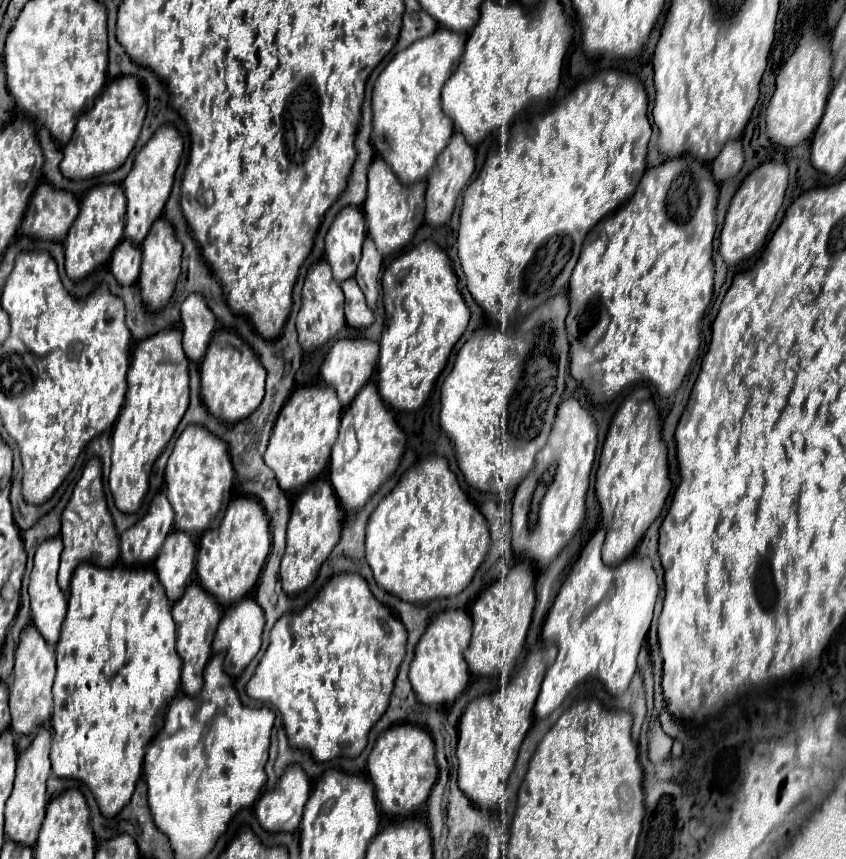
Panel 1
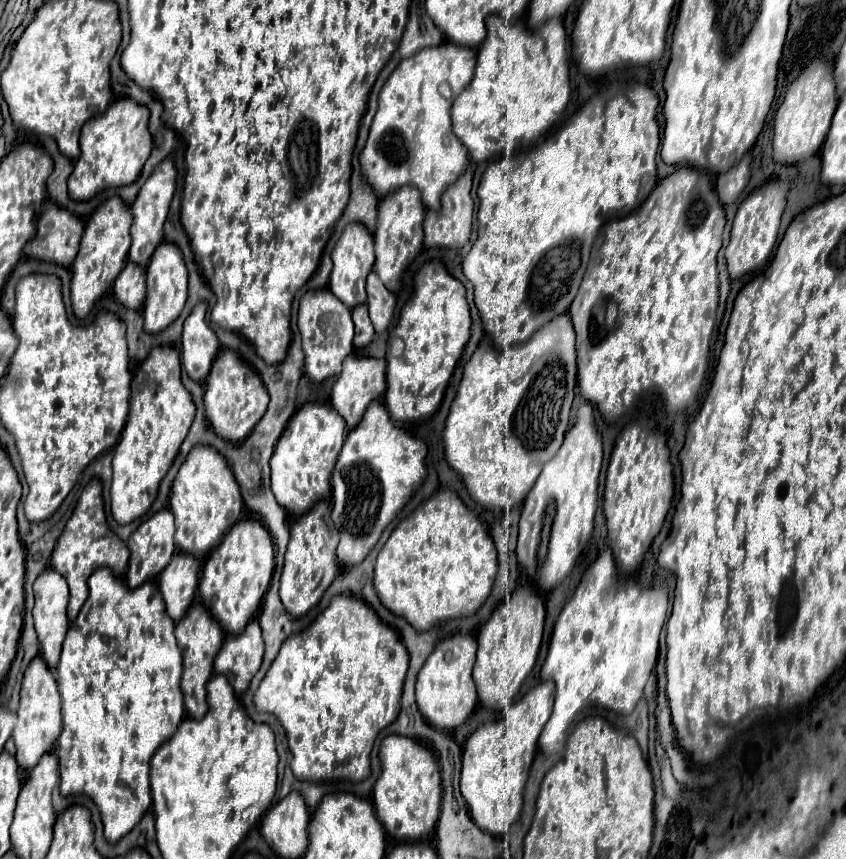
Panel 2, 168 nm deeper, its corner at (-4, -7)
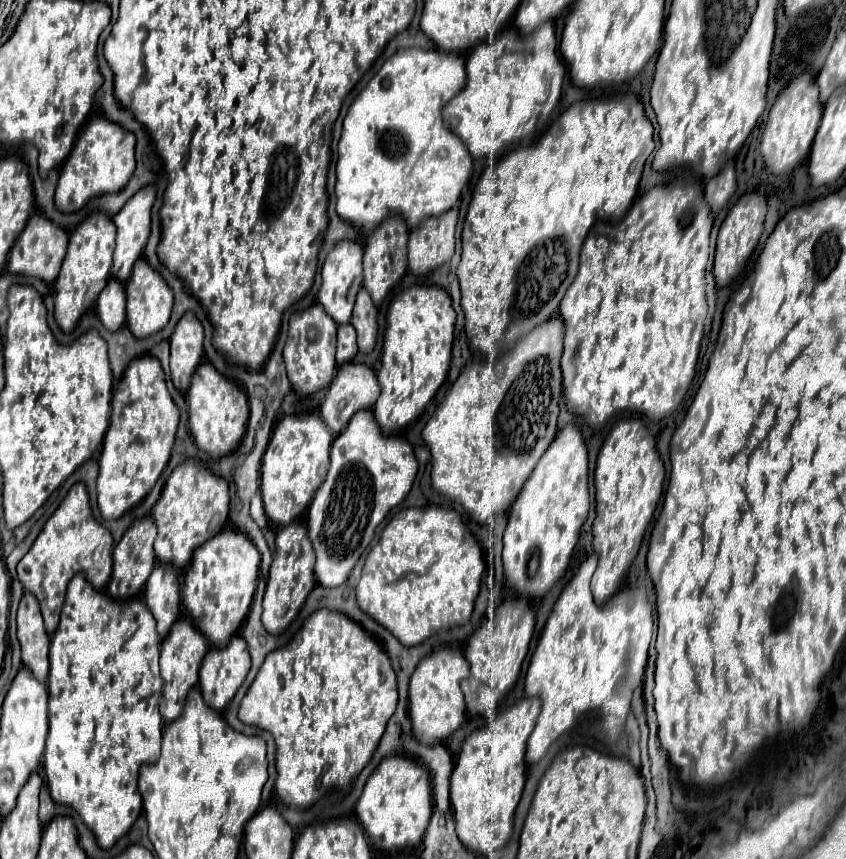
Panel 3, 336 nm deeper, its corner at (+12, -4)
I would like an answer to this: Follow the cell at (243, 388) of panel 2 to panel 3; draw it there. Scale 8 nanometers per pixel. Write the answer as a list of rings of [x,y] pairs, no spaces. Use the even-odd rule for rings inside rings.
[[[202,362],[192,376],[186,400],[190,412],[190,432],[194,436],[196,446],[212,458],[220,458],[234,452],[246,432],[248,422],[248,398],[244,390],[232,380],[224,378],[210,362]]]

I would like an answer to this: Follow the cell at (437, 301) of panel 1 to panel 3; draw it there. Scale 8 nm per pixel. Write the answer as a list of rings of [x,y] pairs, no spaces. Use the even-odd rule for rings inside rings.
[[[412,286],[392,302],[386,316],[382,354],[374,366],[382,388],[374,404],[374,418],[384,434],[416,420],[444,382],[452,356],[454,324],[456,312],[444,288]]]

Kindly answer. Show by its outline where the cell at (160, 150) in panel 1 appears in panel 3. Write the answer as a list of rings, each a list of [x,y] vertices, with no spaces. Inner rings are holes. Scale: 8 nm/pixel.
[[[152,184],[138,190],[124,208],[114,216],[114,224],[118,228],[116,250],[114,250],[114,266],[112,276],[120,282],[126,282],[134,262],[142,256],[150,234],[150,210],[156,198],[156,190]]]

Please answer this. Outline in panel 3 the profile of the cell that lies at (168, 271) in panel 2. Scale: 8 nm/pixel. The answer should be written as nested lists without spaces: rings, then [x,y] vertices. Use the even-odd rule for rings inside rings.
[[[140,258],[134,264],[132,276],[128,278],[128,284],[126,284],[126,296],[128,296],[126,324],[136,338],[152,336],[166,326],[170,312],[172,312],[172,290],[166,284],[166,280],[148,264],[146,258]]]

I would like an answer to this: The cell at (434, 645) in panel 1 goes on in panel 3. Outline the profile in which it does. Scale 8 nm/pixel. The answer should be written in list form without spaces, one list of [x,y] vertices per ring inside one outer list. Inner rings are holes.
[[[438,648],[418,662],[414,674],[410,676],[408,712],[412,720],[412,732],[420,742],[442,742],[466,720],[466,705],[460,682],[468,678],[469,674],[470,664],[458,648]]]

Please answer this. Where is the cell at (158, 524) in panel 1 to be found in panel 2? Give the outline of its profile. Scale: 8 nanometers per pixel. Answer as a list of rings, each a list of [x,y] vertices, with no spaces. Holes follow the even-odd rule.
[[[162,509],[154,513],[150,519],[146,519],[128,539],[128,549],[130,549],[130,565],[126,571],[126,583],[128,587],[136,589],[146,581],[158,579],[160,571],[170,563],[172,555],[176,553],[176,543],[174,543],[174,515],[170,509]]]

